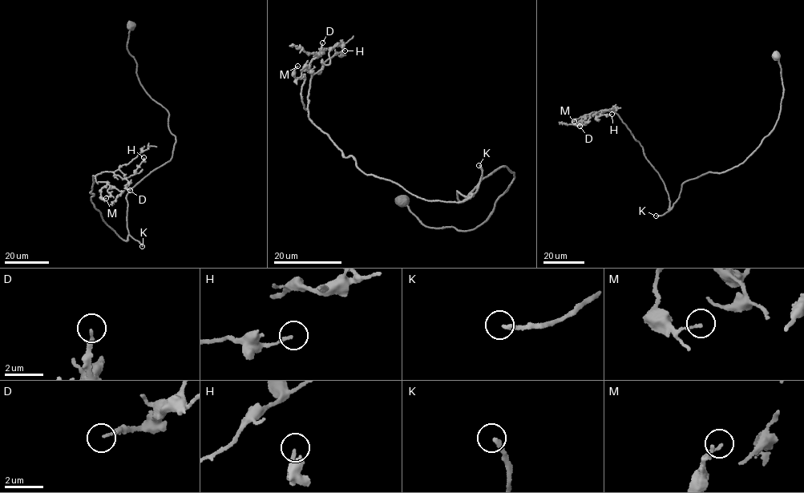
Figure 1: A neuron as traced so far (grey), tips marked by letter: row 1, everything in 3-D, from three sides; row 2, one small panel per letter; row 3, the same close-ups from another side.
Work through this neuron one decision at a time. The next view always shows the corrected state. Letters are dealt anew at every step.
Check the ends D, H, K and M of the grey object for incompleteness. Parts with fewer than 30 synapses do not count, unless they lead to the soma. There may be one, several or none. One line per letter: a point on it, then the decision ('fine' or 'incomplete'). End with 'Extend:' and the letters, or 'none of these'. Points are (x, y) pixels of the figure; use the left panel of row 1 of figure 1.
D: at (130, 190); fine
H: at (143, 157); fine
K: at (142, 246); incomplete
M: at (106, 198); fine
Extend: K

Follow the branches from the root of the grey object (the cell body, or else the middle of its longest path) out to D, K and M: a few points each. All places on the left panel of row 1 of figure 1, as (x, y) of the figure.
D: (131, 26), (139, 81), (175, 139), (127, 193), (124, 240), (92, 176), (130, 190)
K: (131, 26), (127, 50), (139, 81), (167, 111), (175, 139), (170, 160), (127, 193), (127, 231), (142, 246)
M: (131, 26), (139, 81), (175, 139), (170, 160), (127, 193), (126, 240), (91, 202), (93, 175), (106, 198)

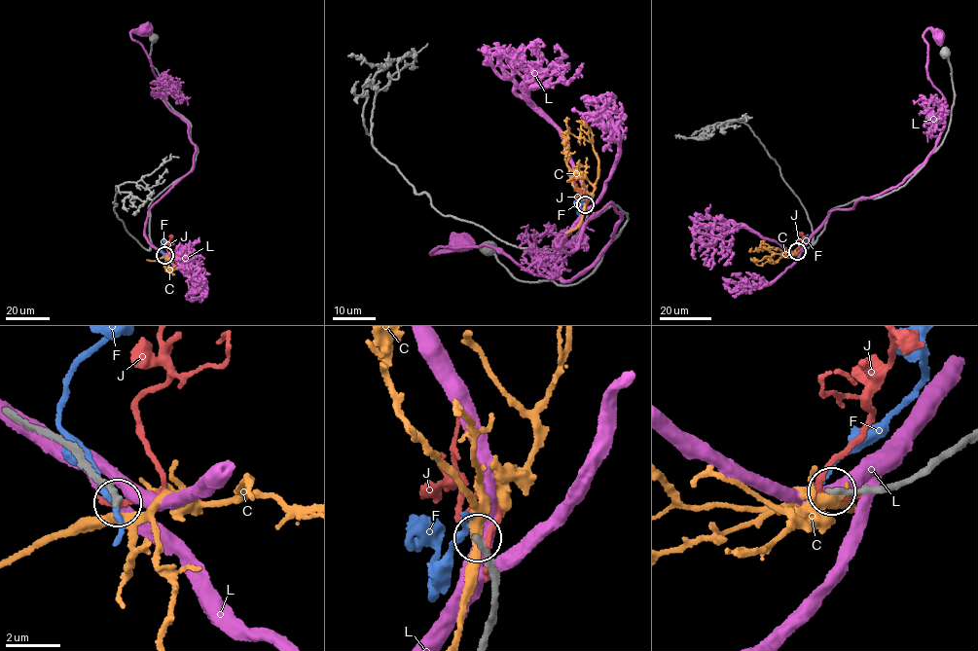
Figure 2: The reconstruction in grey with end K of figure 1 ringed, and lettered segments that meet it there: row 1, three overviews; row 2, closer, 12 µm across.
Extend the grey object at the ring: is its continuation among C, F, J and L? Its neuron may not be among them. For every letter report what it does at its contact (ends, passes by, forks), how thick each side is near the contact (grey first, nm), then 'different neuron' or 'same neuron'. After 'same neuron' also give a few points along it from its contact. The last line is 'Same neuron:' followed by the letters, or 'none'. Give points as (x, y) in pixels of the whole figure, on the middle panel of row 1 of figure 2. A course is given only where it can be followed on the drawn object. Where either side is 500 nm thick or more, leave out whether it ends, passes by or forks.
C: it passes by; calibres 240 and 360 nm; different neuron
F: it passes by; calibres 240 and 190 nm; different neuron
J: it ends; calibres 280 and 280 nm; different neuron
L: it passes by; calibres 280 and 480 nm; different neuron
Same neuron: none

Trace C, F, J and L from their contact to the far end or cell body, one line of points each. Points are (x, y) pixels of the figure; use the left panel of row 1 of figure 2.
C: (164, 256), (191, 256), (191, 266), (187, 271)
F: (164, 256), (160, 249), (163, 237)
J: (164, 255), (168, 254), (166, 247), (172, 236)
L: (165, 255), (144, 233), (148, 214), (192, 170), (195, 150), (130, 35), (146, 29)

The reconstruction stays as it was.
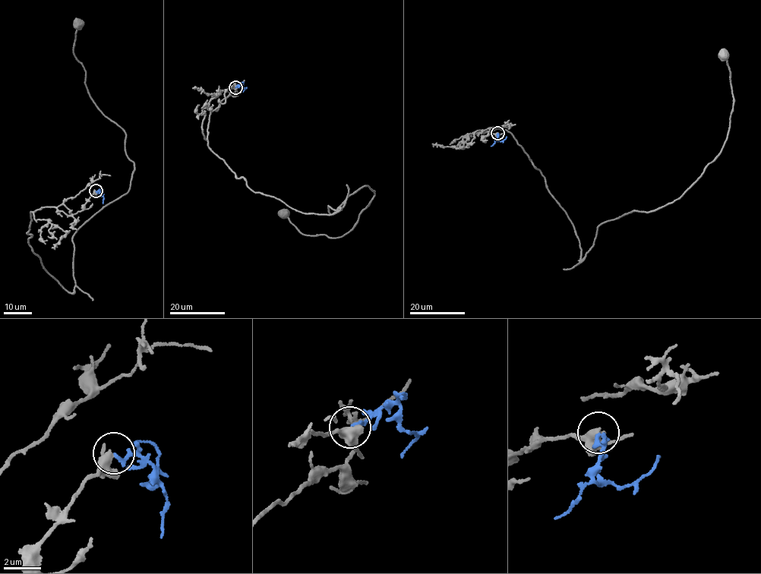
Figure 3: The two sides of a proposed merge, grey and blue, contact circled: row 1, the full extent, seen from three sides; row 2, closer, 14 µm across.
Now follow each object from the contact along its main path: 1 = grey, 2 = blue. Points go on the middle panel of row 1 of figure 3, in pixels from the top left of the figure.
1: (235, 86), (210, 111), (208, 146), (248, 187), (329, 216), (375, 193), (336, 238), (283, 213)
2: (235, 86), (240, 85), (245, 89), (243, 92)

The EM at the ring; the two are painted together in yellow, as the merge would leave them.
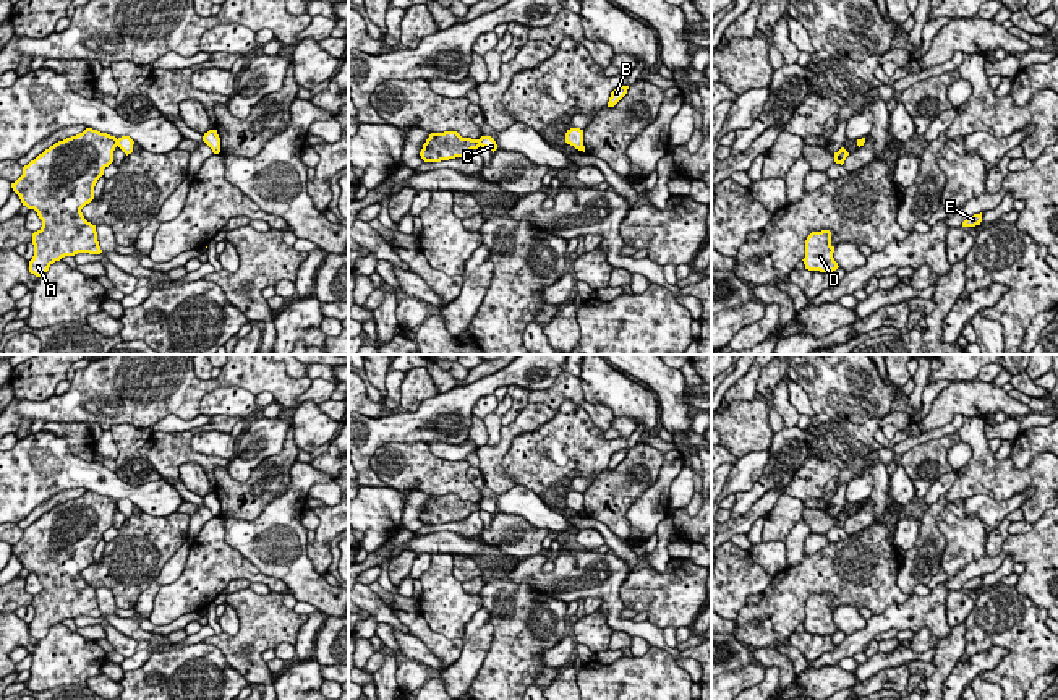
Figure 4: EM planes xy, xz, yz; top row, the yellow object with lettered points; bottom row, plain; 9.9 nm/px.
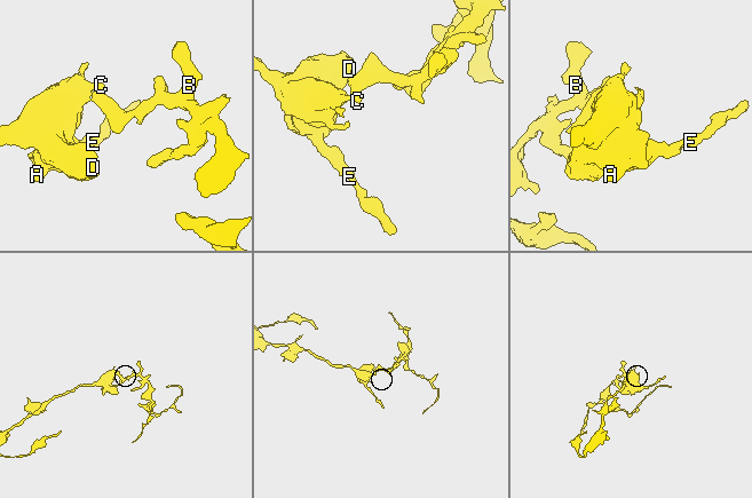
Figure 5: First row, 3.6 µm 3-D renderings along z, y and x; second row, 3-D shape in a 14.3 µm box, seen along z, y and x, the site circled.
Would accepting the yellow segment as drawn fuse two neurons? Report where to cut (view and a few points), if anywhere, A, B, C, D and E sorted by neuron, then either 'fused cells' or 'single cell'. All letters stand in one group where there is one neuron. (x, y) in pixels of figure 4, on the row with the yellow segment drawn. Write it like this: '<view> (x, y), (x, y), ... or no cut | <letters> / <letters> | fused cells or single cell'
xy (115, 140), (117, 145) | A D E / B C | fused cells

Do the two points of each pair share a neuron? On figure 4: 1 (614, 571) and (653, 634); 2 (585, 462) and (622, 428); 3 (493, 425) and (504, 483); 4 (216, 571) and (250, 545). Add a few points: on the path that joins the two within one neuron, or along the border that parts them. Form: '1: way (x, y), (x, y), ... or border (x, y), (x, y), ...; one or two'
1: way (611, 592), (613, 614), (632, 629); one
2: border (637, 426), (621, 439); two
3: border (503, 426), (499, 441), (486, 446); two
4: border (222, 520), (226, 542), (269, 576); two

